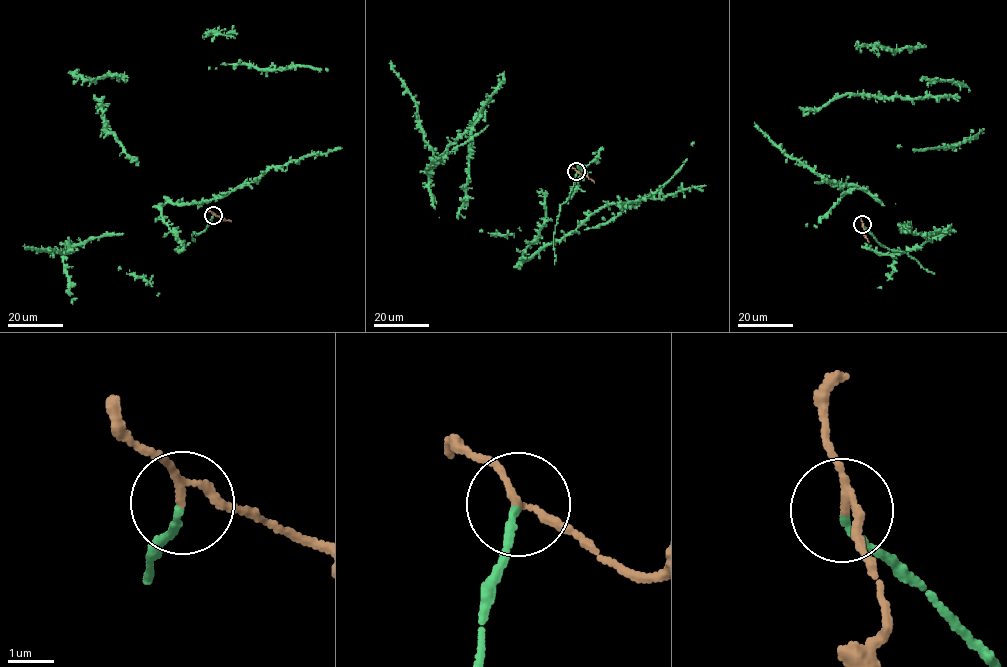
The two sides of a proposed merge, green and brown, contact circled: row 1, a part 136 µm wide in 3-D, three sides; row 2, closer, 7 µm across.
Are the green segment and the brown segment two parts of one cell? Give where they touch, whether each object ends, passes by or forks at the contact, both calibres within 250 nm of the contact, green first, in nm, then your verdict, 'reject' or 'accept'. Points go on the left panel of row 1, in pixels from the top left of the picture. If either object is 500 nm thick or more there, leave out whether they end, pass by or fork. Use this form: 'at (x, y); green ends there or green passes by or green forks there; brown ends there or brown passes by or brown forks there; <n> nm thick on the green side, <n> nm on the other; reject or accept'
at (213, 215); green ends there; brown passes by; 150 nm thick on the green side, 130 nm on the other; reject

